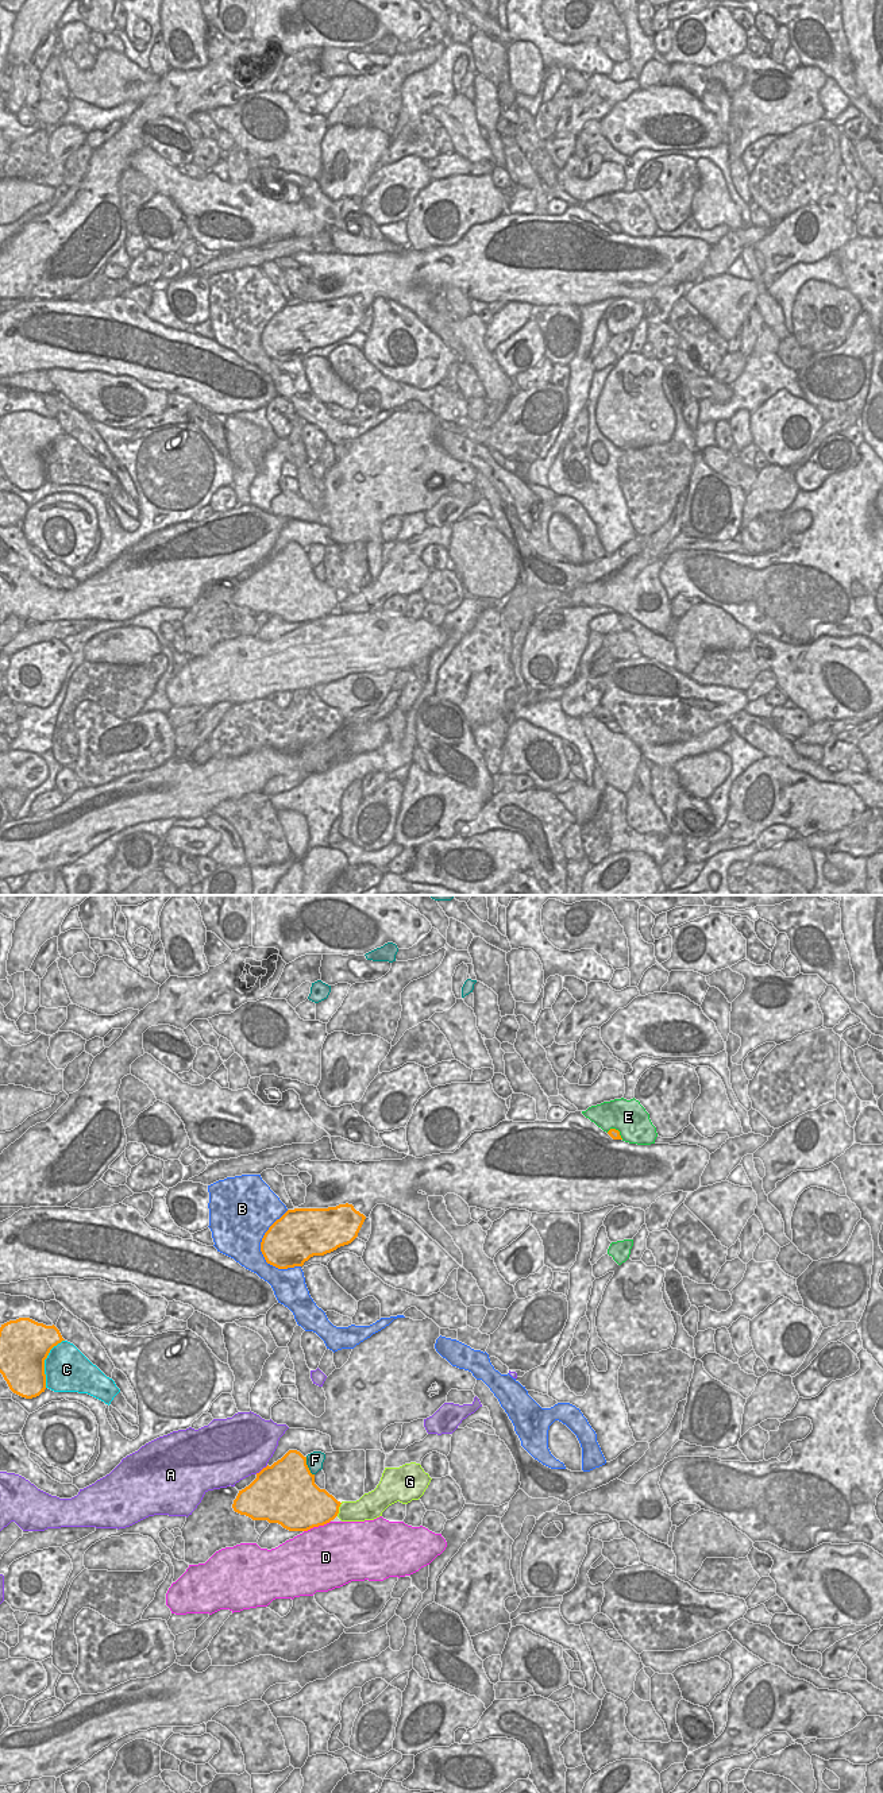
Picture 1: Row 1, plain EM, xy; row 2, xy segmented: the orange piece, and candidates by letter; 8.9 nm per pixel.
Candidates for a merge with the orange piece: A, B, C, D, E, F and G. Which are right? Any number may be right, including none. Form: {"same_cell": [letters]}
{"same_cell": []}

